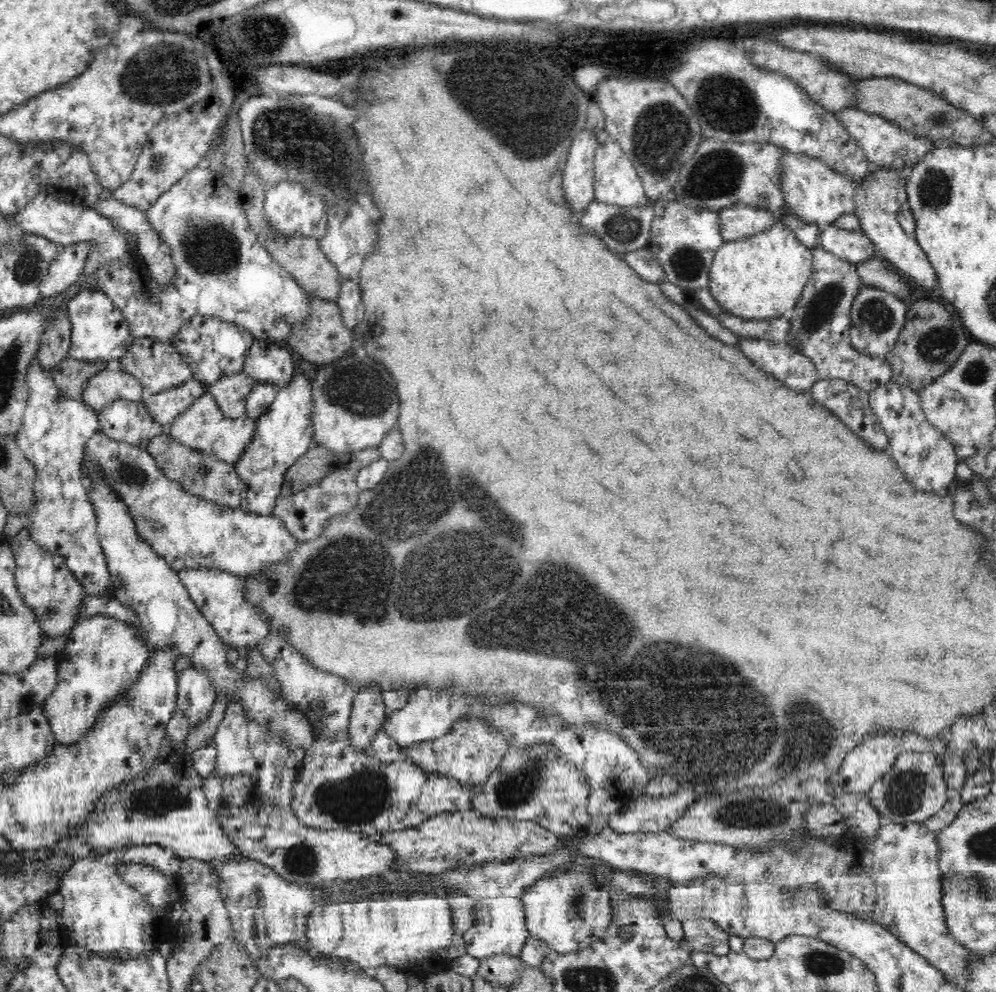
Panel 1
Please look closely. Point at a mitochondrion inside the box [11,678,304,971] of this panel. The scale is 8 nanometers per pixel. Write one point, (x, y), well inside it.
(156, 799)

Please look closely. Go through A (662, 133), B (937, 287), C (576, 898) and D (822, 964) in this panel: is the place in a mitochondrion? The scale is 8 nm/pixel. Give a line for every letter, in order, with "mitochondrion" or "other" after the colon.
A: mitochondrion
B: other
C: mitochondrion
D: mitochondrion

